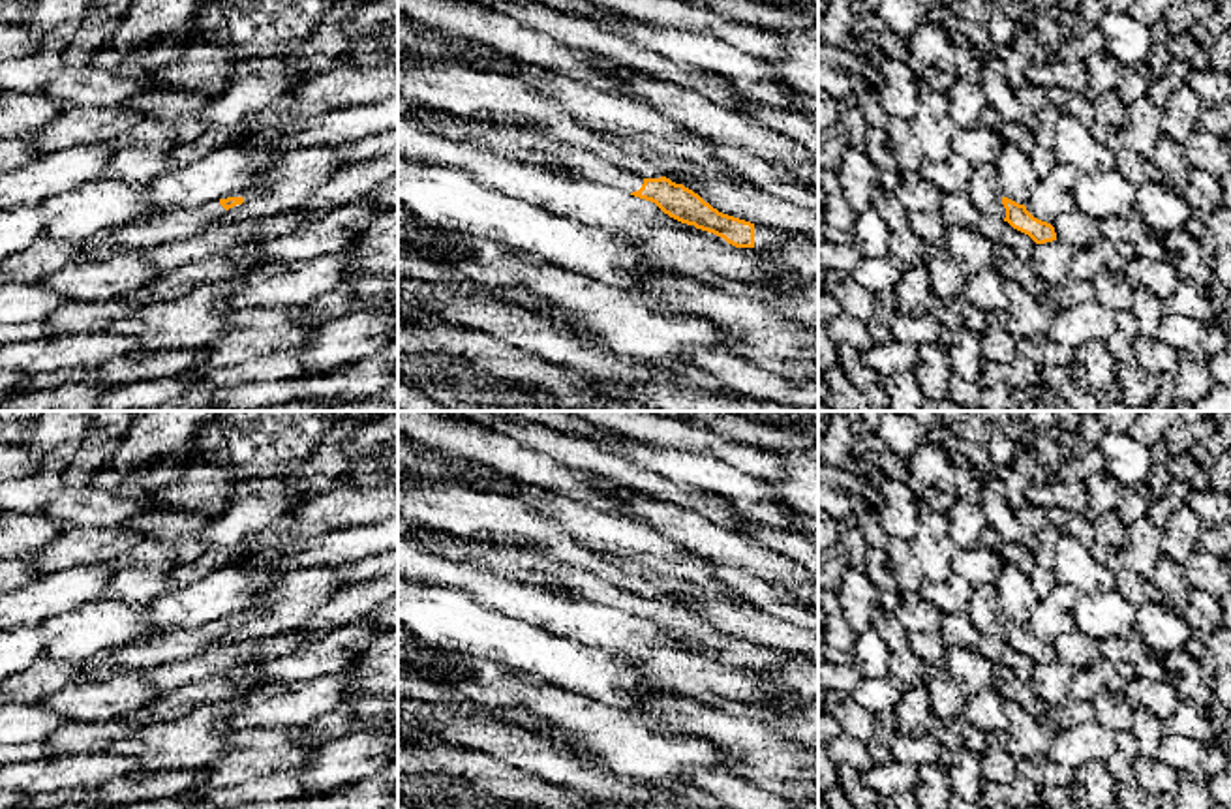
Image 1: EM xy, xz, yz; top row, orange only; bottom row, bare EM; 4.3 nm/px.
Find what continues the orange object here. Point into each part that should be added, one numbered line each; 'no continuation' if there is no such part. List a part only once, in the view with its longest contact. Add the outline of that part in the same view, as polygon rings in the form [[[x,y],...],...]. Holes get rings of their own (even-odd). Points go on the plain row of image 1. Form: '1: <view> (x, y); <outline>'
1: xz (526, 565); [[[447,535],[439,556],[512,582],[569,595],[576,601],[614,606],[627,614],[638,612],[644,604],[644,597],[617,588],[602,576],[555,563],[533,548]]]
2: xz (764, 657); [[[754,646],[754,668],[756,670],[786,666],[790,663],[813,664],[814,661],[805,659],[805,657],[796,657],[792,653],[777,651],[771,648]]]

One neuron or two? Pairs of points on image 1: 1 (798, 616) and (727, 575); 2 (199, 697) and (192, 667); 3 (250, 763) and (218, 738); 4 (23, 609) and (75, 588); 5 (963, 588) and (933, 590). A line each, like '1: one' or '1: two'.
1: one
2: two
3: two
4: one
5: one

